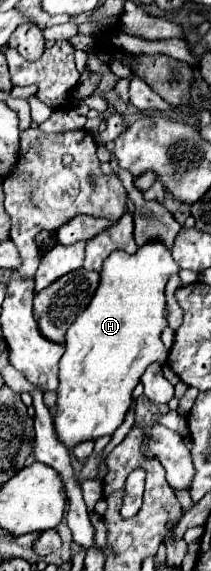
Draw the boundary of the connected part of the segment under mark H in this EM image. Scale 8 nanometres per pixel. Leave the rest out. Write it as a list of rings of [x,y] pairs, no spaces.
[[[160,239],[144,243],[134,255],[112,251],[106,257],[98,289],[84,313],[70,325],[66,351],[60,359],[54,427],[68,449],[86,439],[112,435],[122,425],[132,405],[132,391],[146,367],[154,361],[166,361],[168,353],[160,339],[168,327],[164,287],[178,271],[178,263]]]

